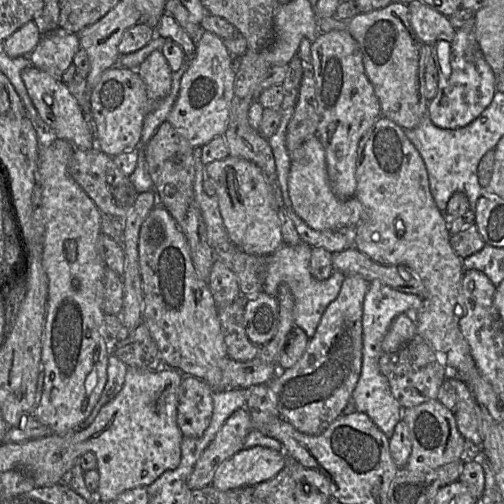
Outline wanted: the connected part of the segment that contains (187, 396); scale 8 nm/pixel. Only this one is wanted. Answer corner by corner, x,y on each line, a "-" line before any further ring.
184,376
177,394
177,425
184,437
200,438
208,428
213,389
203,380

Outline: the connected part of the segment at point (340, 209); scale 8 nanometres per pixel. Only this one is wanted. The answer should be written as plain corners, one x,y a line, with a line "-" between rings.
317,135
308,138
290,153
288,192
296,214
315,230
353,230
363,220
363,207
355,196
341,200
332,192
327,176
325,150

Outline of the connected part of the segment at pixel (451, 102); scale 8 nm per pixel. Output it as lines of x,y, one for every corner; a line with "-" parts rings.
474,20
468,21
455,31
454,37
440,35
429,46
429,55
434,59
438,72
438,88
435,97
429,101
427,112
433,124
442,129
457,129
474,121
491,103
496,89
496,76
485,60
475,37

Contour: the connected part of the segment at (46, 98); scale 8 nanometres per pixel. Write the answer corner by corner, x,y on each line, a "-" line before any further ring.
34,66
23,70
21,77
39,116
56,138
70,142
76,149
91,150
96,147
96,139
86,122
86,114
69,92
67,84

